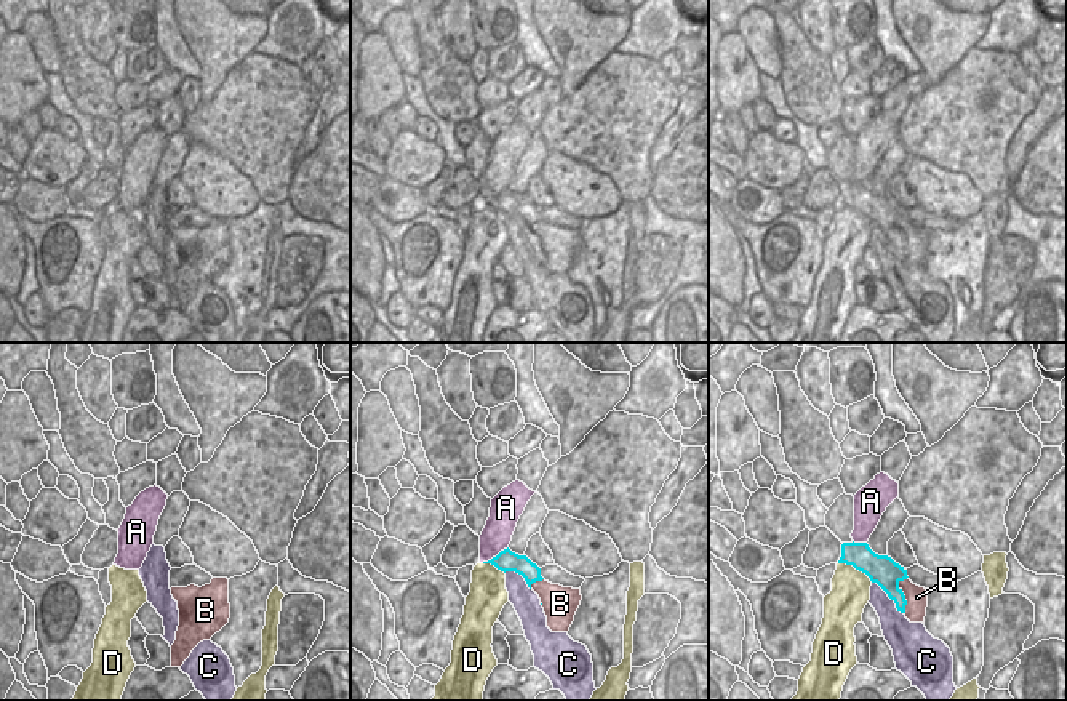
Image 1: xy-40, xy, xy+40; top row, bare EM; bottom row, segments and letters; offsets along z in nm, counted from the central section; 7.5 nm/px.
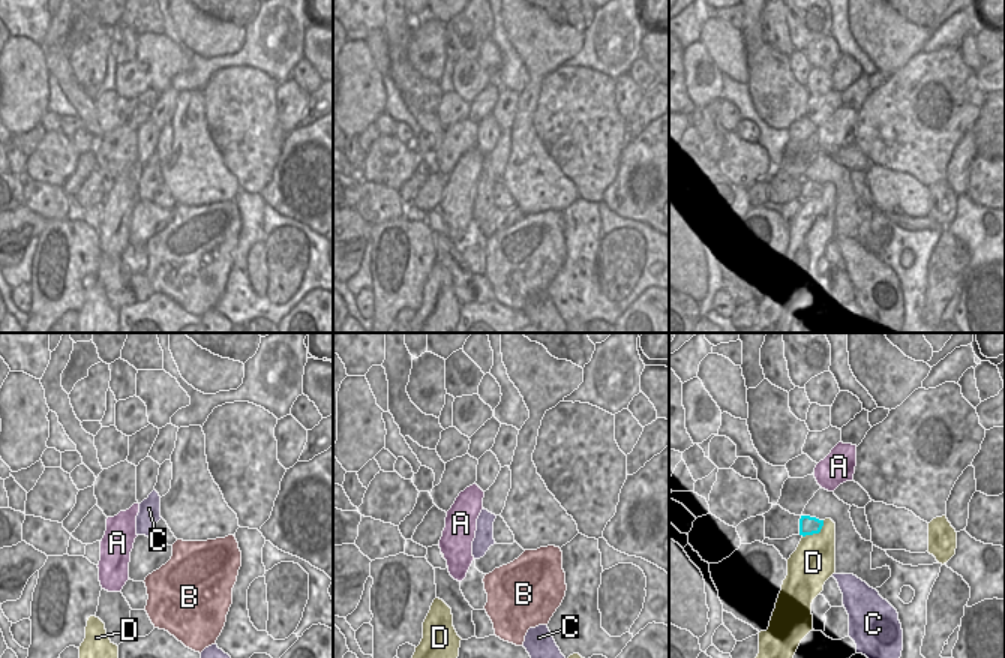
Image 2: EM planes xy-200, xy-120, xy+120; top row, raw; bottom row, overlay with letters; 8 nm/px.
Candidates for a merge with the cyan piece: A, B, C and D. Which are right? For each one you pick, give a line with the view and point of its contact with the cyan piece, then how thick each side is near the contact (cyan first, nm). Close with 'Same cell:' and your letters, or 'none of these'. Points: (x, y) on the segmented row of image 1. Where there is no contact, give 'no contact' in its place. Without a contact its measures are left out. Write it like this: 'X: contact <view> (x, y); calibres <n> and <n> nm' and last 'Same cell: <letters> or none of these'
B: contact xy+40 (903, 594); calibres 220 and 170 nm
Same cell: B

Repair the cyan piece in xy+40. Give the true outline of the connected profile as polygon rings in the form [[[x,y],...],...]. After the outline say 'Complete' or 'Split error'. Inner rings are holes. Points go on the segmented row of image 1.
[[[843,543],[838,563],[853,565],[877,583],[910,623],[925,623],[928,591],[913,584],[907,570],[888,555],[875,554],[867,543]]]. Split error

